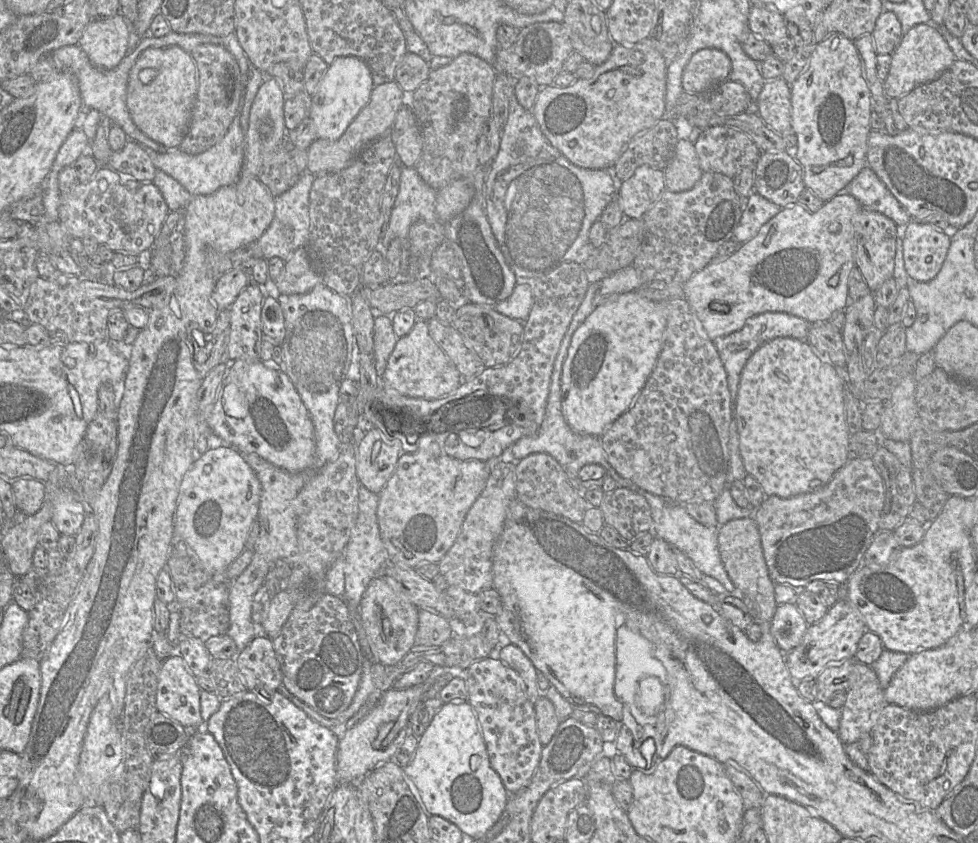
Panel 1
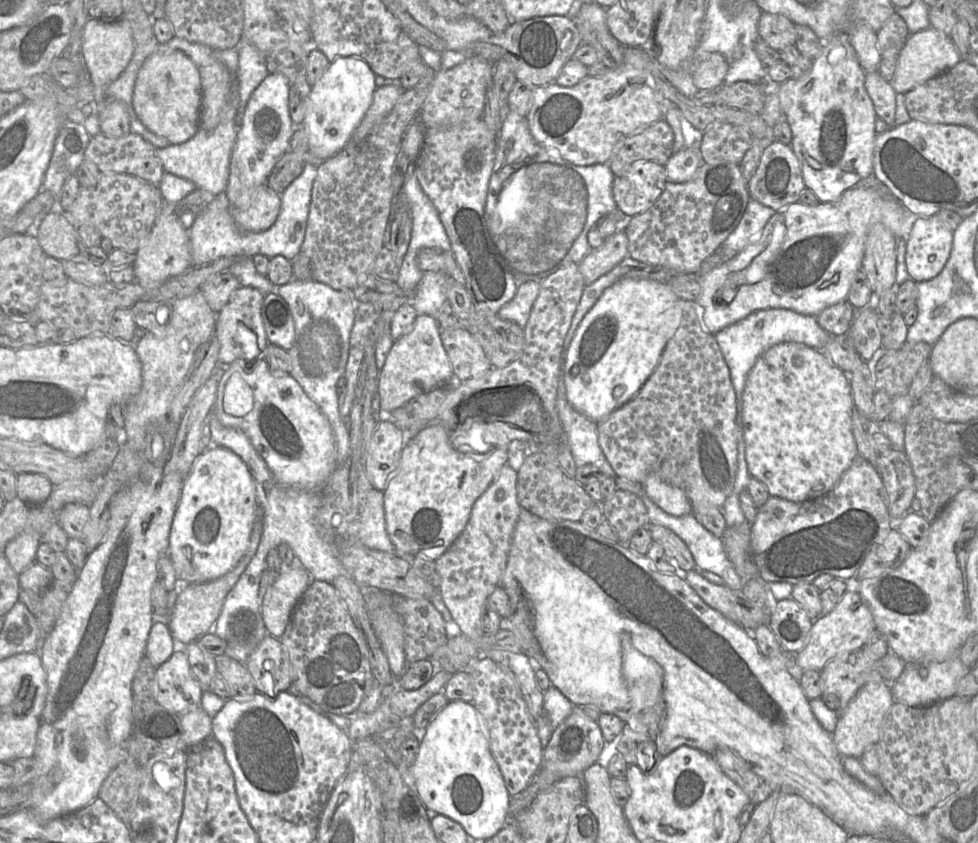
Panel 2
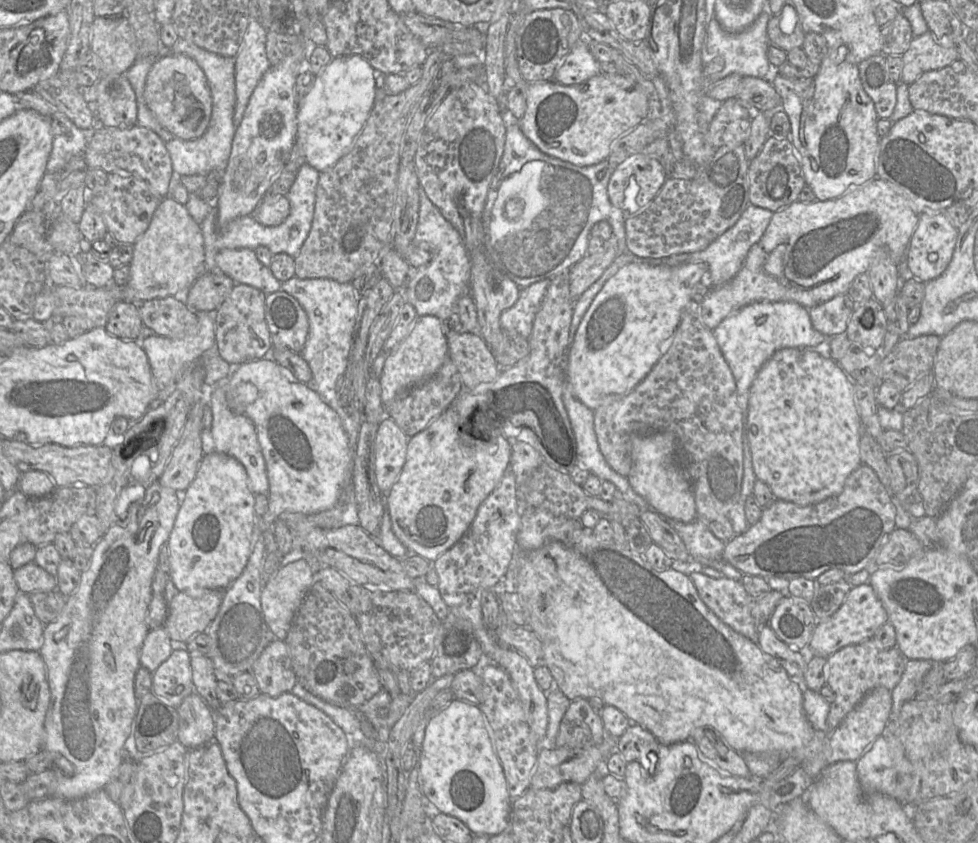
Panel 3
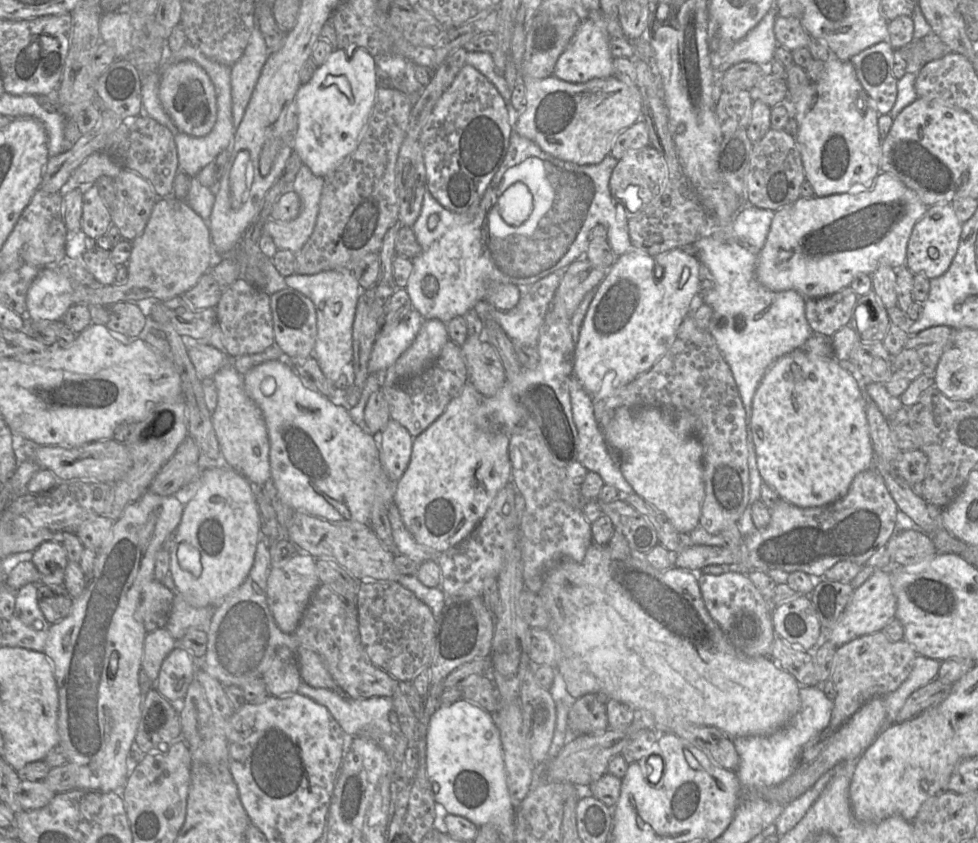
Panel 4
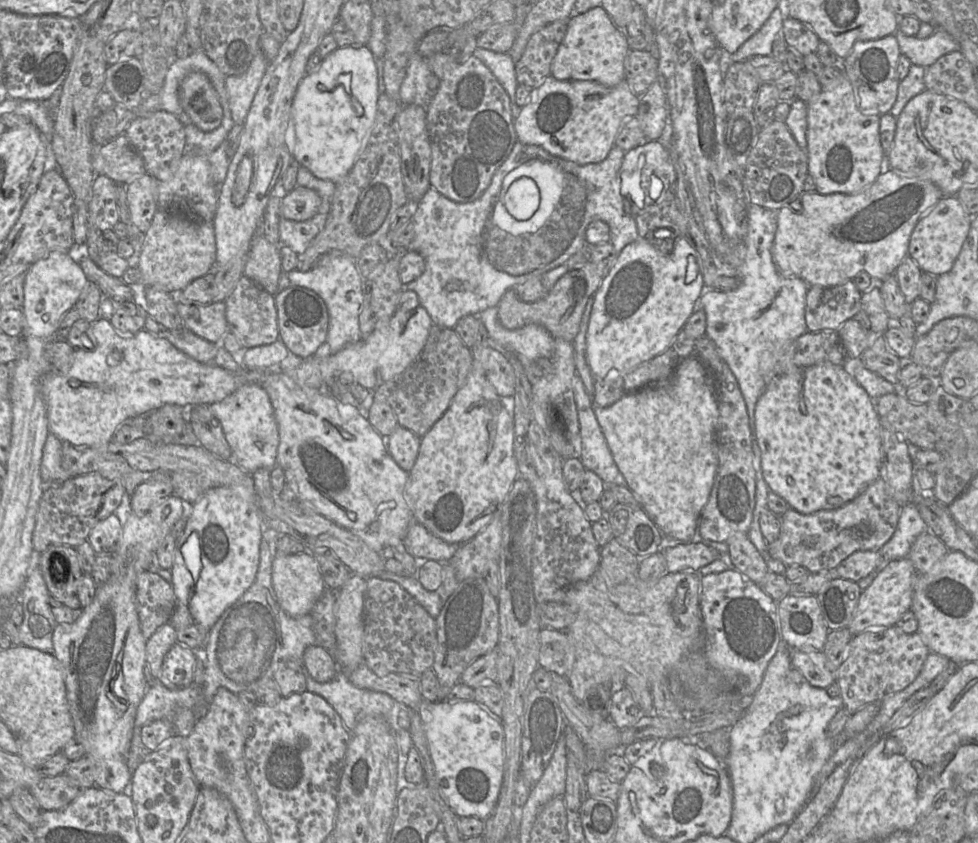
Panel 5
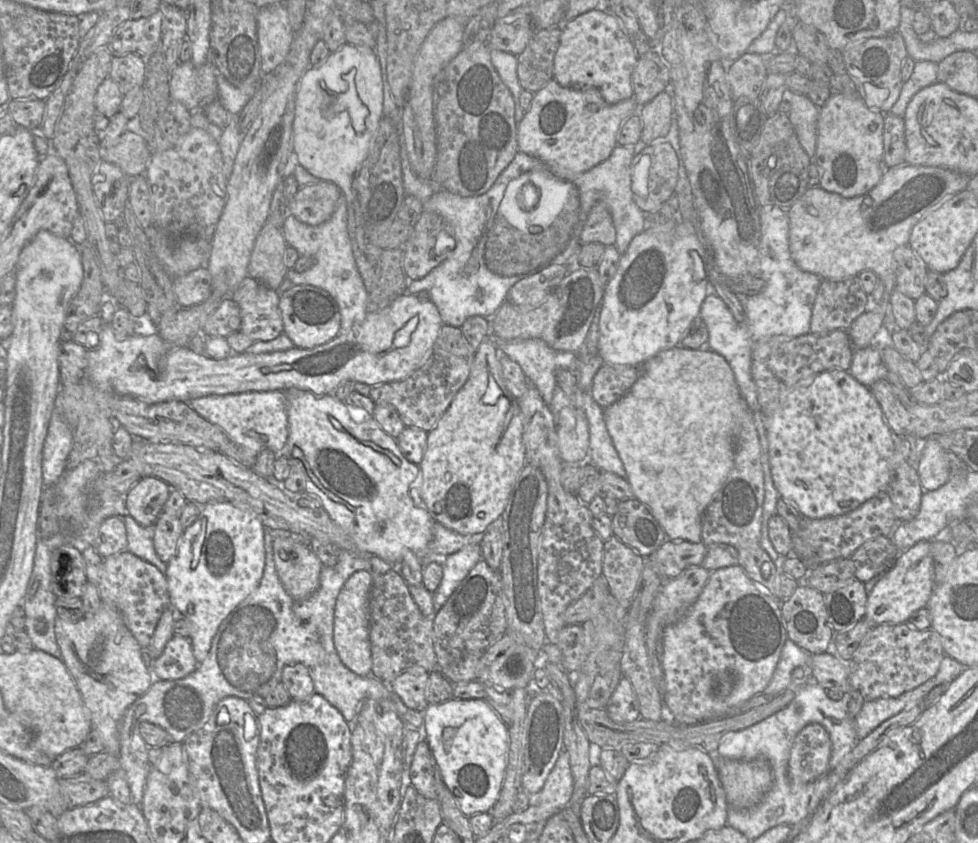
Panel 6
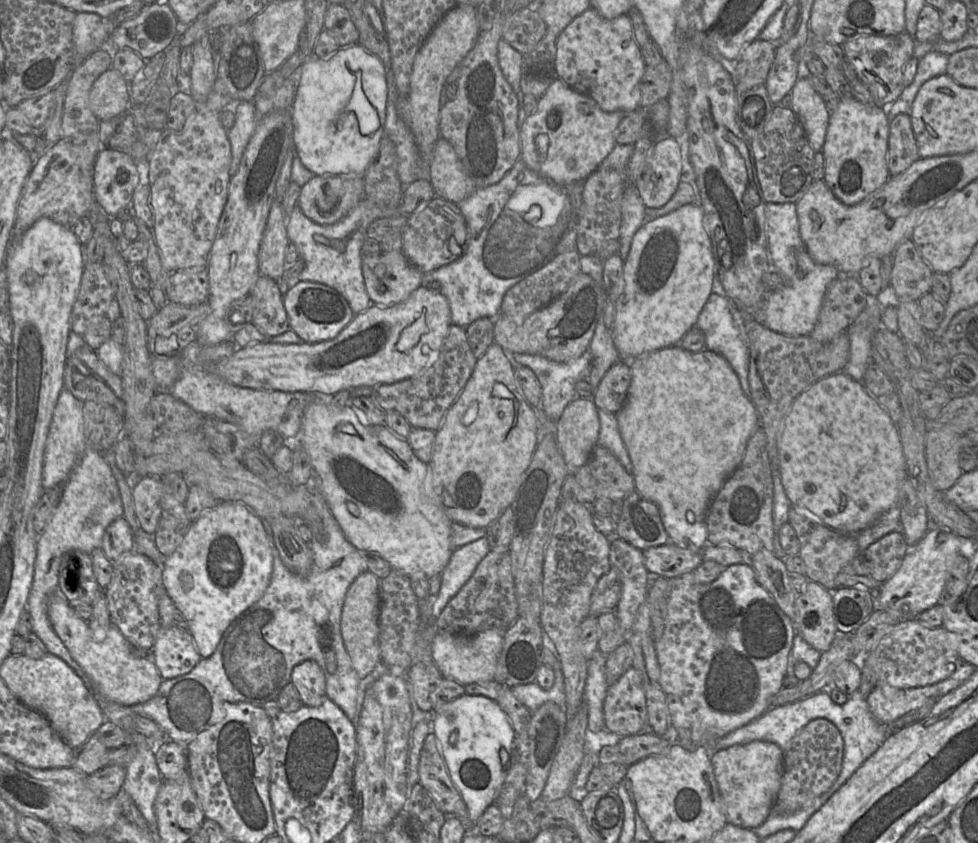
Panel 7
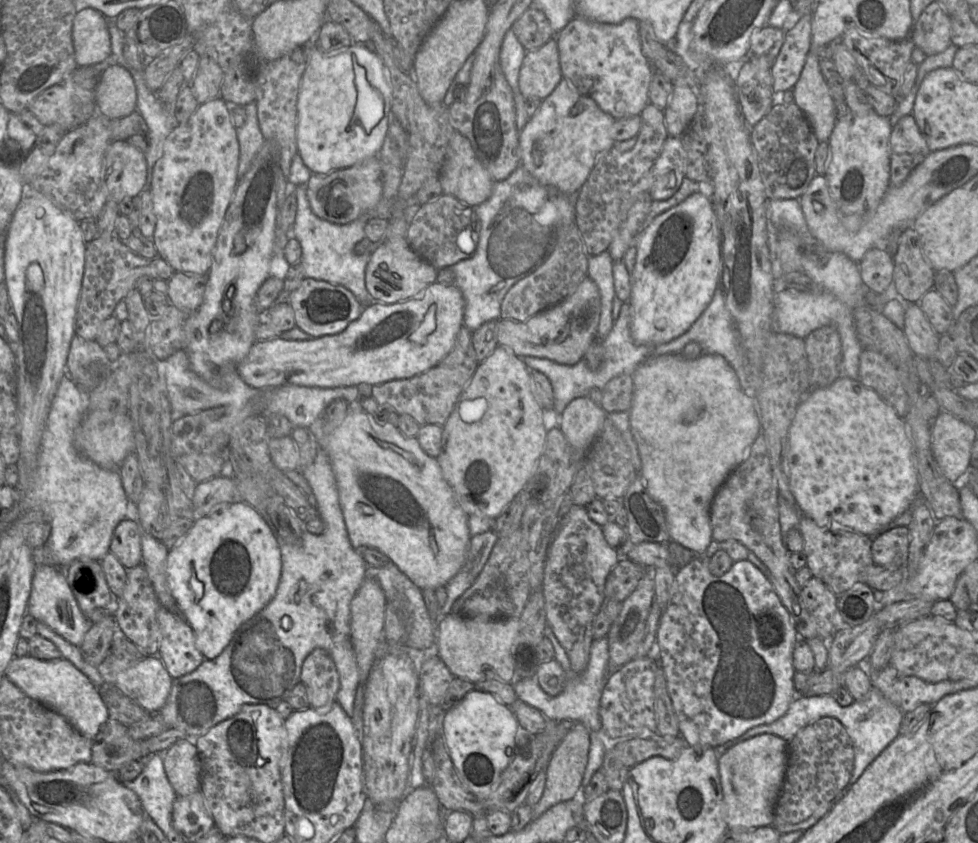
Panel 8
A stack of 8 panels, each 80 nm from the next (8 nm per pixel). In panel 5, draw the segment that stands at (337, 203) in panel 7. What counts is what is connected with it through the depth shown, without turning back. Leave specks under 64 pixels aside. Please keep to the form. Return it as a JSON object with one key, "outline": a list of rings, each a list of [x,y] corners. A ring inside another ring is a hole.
{"outline":[[[296,186],[282,196],[280,214],[288,220],[306,221],[318,212],[320,204],[321,198],[316,191]]]}

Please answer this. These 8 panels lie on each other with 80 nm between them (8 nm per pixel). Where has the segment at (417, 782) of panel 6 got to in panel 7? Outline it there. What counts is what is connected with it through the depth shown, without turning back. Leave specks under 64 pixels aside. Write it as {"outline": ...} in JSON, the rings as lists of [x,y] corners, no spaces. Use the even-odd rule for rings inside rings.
{"outline":[[[430,733],[420,752],[419,784],[424,787],[436,806],[446,815],[468,817],[466,805],[454,784],[436,736]]]}

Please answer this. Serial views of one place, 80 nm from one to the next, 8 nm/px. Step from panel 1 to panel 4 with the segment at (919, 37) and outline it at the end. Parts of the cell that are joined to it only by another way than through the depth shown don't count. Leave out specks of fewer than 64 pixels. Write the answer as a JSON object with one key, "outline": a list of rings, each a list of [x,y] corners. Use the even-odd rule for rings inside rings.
{"outline":[[[933,33],[920,40],[913,40],[907,45],[905,59],[907,61],[907,72],[918,74],[928,63],[938,60],[949,54],[951,49],[945,45],[938,36]]]}

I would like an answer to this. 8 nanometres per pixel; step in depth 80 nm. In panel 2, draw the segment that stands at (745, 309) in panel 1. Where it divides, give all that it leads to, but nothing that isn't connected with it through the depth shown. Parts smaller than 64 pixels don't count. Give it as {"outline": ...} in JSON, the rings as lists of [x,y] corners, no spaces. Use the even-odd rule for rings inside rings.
{"outline":[[[869,183],[856,186],[846,190],[837,200],[826,203],[817,203],[813,206],[805,205],[799,201],[790,204],[786,208],[776,211],[776,213],[768,220],[763,231],[758,235],[745,249],[739,252],[735,257],[729,259],[710,270],[703,276],[697,276],[701,287],[700,295],[696,301],[701,312],[701,319],[705,329],[712,335],[715,335],[723,328],[732,325],[750,314],[765,309],[788,309],[797,313],[817,316],[822,310],[828,306],[847,299],[847,293],[852,280],[858,271],[862,270],[862,259],[864,255],[865,241],[869,229],[876,223],[885,225],[896,237],[896,239],[907,239],[916,216],[909,212],[903,204],[896,198],[891,196],[882,187],[879,189],[872,187]]]}

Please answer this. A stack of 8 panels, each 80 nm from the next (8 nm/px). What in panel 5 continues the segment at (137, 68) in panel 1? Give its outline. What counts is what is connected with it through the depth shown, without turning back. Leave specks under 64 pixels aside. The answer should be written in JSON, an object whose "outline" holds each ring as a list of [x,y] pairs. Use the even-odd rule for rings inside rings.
{"outline":[[[189,73],[179,85],[178,98],[183,111],[197,128],[210,132],[220,126],[223,110],[206,74]]]}

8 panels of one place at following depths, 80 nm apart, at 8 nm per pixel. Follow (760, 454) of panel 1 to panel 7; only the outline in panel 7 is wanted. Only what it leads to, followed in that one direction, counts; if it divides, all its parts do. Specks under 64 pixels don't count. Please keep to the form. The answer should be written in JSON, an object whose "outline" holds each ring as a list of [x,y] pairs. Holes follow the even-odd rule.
{"outline":[[[843,371],[819,379],[794,400],[785,419],[784,428],[778,441],[778,452],[781,482],[796,512],[814,522],[846,533],[858,533],[866,529],[882,515],[896,507],[899,487],[902,481],[908,476],[907,464],[897,424],[892,421],[887,411],[868,393],[861,381],[852,379]]]}

